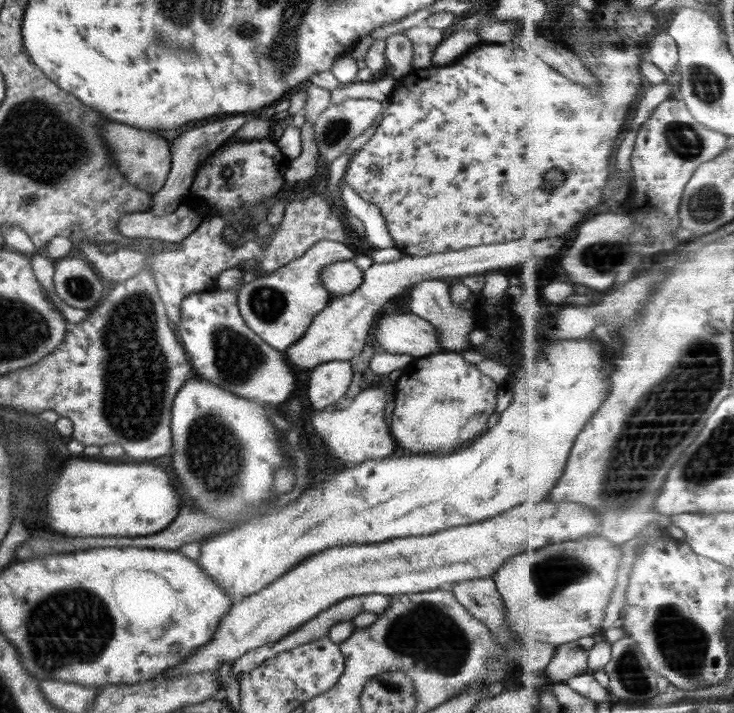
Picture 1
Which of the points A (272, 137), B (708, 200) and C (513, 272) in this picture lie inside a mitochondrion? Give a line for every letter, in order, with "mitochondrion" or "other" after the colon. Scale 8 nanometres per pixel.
A: other
B: mitochondrion
C: other

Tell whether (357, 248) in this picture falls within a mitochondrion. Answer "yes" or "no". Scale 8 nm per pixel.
no

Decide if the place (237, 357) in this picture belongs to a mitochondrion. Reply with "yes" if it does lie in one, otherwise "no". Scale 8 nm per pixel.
yes

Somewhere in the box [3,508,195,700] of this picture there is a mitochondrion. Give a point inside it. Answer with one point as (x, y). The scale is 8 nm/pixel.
(57, 635)

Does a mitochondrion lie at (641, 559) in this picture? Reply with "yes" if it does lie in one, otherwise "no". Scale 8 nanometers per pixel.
no

